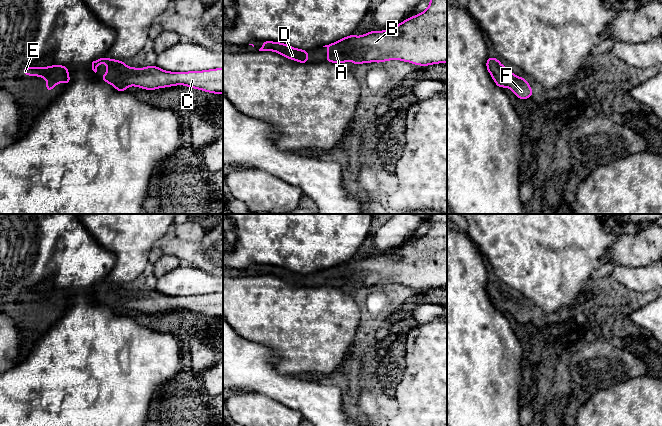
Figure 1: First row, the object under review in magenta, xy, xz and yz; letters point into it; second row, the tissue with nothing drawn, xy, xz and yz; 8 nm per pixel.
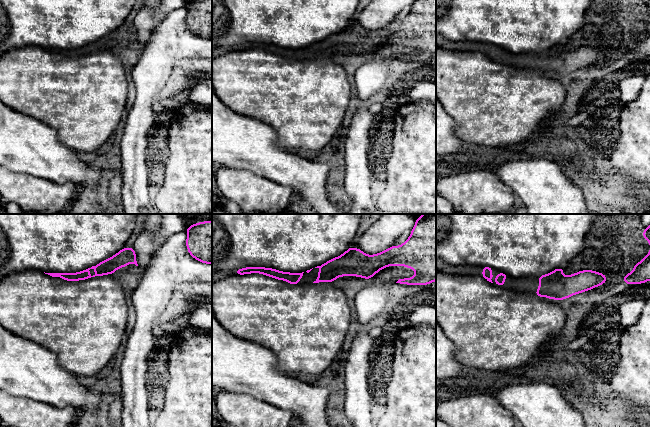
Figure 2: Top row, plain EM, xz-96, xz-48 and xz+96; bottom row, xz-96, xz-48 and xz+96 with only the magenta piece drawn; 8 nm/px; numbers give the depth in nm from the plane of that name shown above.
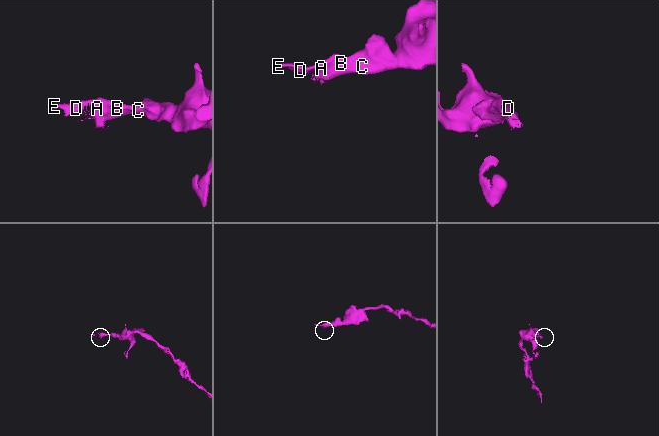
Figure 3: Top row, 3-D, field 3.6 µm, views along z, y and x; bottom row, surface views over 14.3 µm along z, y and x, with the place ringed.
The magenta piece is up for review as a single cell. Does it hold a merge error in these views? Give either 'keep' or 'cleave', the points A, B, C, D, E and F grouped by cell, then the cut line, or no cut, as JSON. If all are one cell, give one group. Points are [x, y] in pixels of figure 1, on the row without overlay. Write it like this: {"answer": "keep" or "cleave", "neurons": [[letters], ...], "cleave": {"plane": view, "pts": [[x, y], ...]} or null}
{"answer": "keep", "neurons": [["A", "B", "C", "D", "E", "F"]], "cleave": null}

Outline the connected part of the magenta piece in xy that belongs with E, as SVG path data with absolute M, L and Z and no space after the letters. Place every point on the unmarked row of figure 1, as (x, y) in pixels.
M52 289L48 291L27 291L22 293L22 297L28 300L42 301L48 305L45 314L50 315L55 313L58 307L70 307L68 291L63 289Z

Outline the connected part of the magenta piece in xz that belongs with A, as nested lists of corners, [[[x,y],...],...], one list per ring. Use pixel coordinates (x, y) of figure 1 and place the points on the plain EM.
[[[432,214],[430,228],[420,238],[396,249],[392,254],[370,255],[361,260],[350,259],[325,269],[328,272],[325,286],[342,288],[350,284],[354,289],[401,284],[415,289],[428,290],[447,286],[447,214]]]

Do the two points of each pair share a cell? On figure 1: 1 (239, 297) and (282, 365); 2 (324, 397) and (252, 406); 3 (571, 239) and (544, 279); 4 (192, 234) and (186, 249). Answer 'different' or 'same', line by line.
1: same
2: different
3: same
4: different

